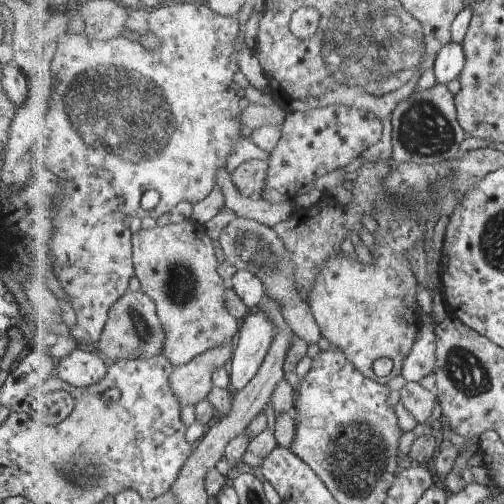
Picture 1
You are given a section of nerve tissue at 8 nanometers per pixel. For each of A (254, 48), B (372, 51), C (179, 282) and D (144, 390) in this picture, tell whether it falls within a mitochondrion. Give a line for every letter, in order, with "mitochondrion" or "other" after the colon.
A: other
B: mitochondrion
C: mitochondrion
D: other

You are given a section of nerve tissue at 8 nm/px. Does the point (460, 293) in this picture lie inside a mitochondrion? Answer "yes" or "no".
no

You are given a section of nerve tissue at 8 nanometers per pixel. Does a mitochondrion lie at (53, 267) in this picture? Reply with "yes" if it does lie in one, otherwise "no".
no

